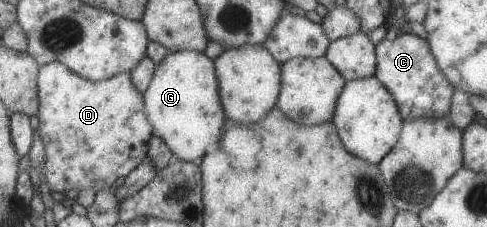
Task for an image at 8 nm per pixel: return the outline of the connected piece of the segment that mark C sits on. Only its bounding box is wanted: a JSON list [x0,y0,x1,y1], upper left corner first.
[374,32,456,121]

